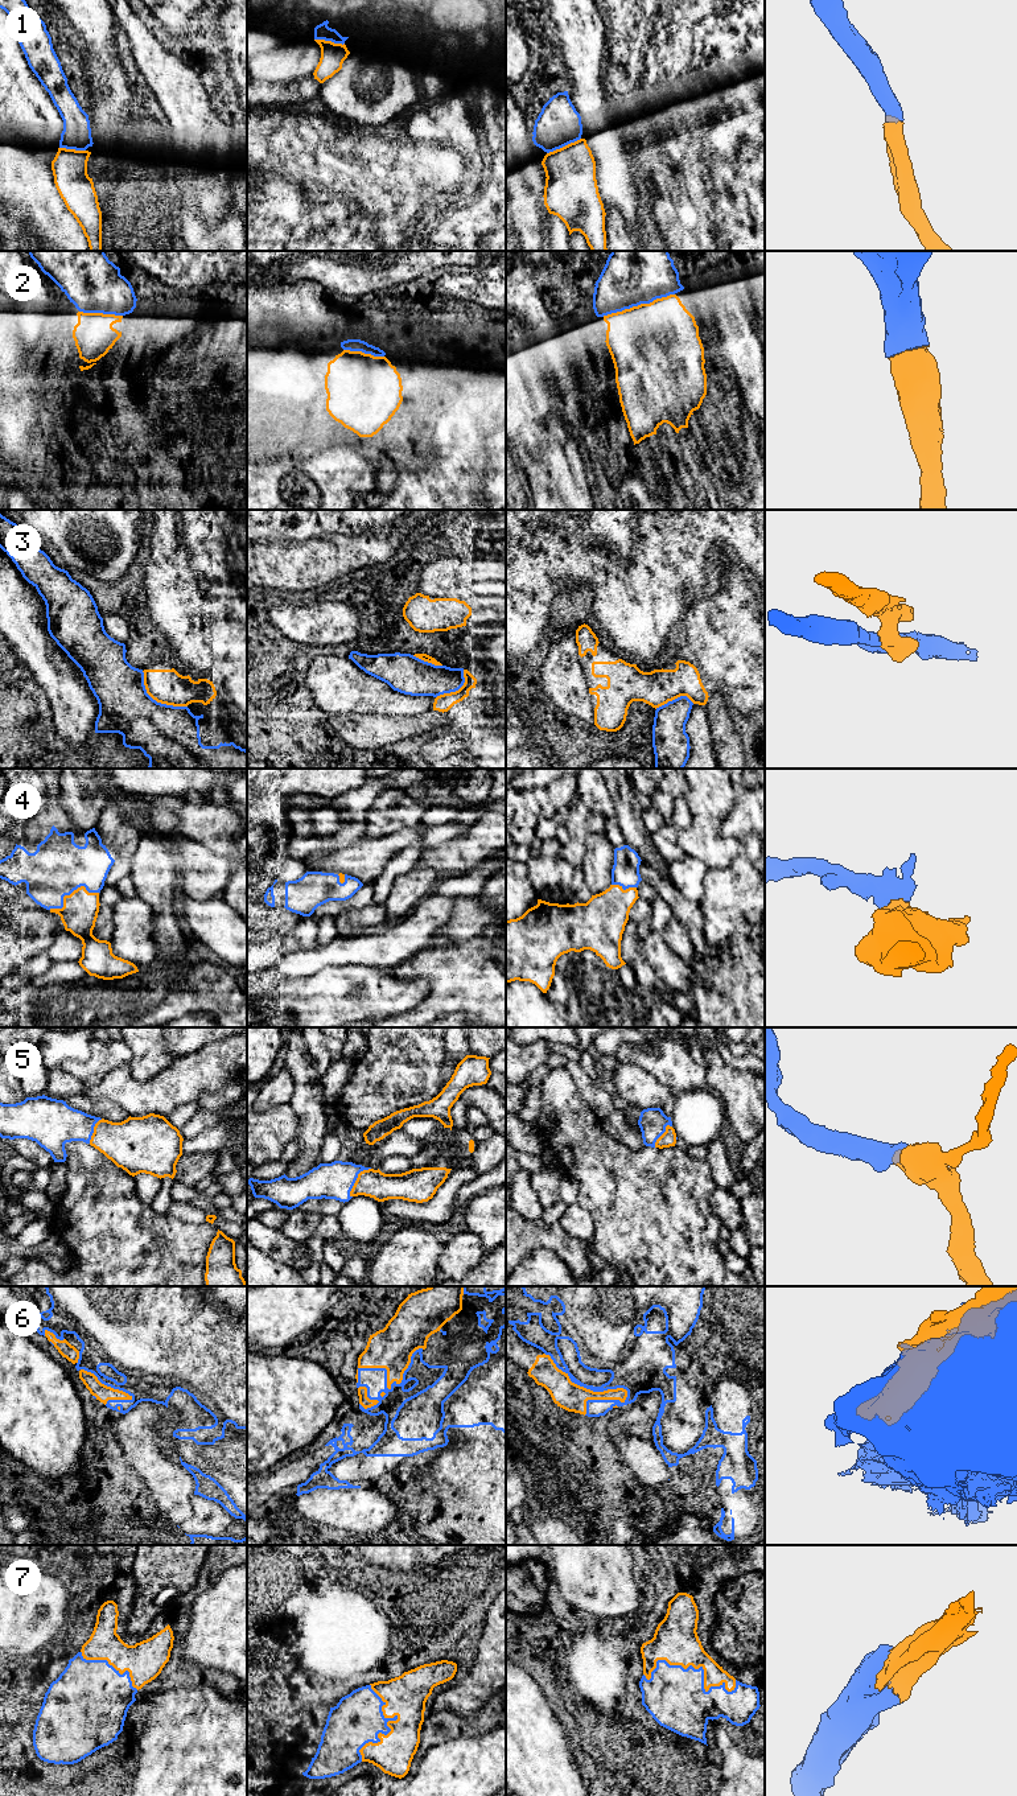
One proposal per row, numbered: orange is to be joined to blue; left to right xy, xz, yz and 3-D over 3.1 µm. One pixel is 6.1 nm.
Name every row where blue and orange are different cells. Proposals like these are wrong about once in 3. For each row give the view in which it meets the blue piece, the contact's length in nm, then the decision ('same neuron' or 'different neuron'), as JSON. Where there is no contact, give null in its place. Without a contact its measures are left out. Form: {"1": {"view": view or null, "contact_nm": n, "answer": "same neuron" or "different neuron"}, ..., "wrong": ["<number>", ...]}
{"1": {"view": "yz", "contact_nm": 220, "answer": "same neuron"}, "2": {"view": "yz", "contact_nm": 460, "answer": "same neuron"}, "3": {"view": "xy", "contact_nm": 360, "answer": "different neuron"}, "4": {"view": "xy", "contact_nm": 320, "answer": "same neuron"}, "5": {"view": "xz", "contact_nm": 220, "answer": "same neuron"}, "6": {"view": "yz", "contact_nm": 600, "answer": "different neuron"}, "7": {"view": "yz", "contact_nm": 550, "answer": "same neuron"}, "wrong": ["3", "6"]}

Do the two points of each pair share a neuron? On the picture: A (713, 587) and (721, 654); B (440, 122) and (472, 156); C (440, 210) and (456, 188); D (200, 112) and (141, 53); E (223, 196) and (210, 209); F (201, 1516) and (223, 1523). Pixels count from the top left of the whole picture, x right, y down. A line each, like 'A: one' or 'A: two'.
A: two
B: one
C: two
D: one
E: one
F: one

